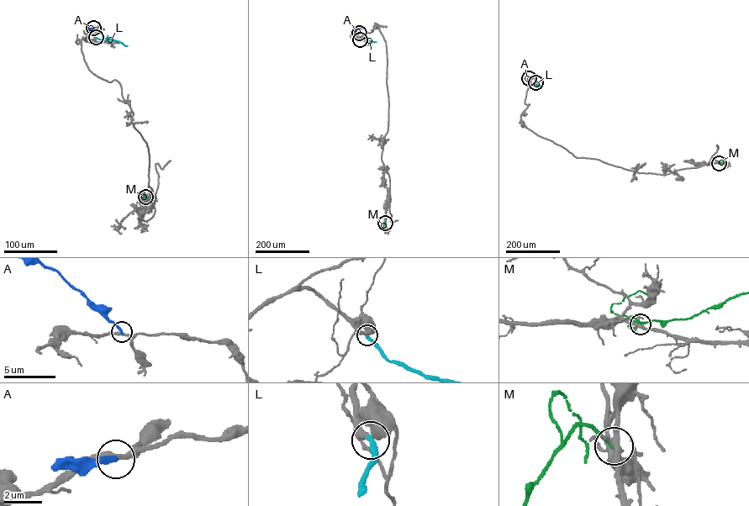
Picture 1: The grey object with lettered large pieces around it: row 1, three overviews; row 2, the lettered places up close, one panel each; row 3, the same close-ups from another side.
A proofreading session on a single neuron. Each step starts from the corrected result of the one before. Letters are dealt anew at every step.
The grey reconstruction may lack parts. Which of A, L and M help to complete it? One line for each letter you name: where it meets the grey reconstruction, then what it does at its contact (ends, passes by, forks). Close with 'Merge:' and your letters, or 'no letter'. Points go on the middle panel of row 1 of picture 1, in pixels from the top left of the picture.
L: contact (360, 39); it ends
Merge: L

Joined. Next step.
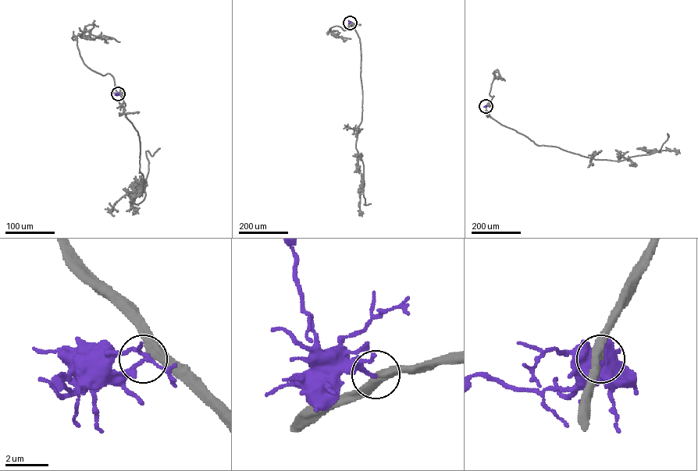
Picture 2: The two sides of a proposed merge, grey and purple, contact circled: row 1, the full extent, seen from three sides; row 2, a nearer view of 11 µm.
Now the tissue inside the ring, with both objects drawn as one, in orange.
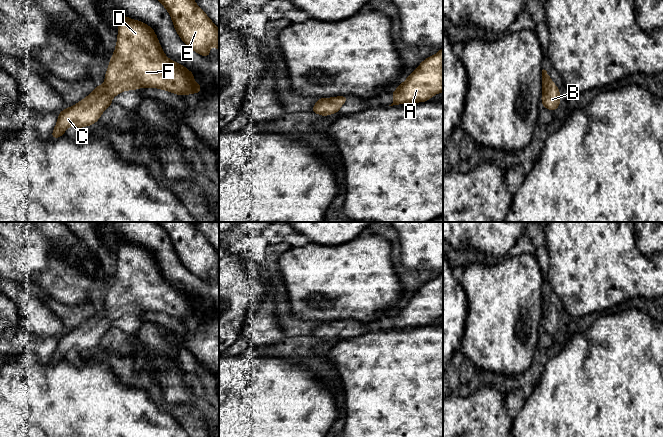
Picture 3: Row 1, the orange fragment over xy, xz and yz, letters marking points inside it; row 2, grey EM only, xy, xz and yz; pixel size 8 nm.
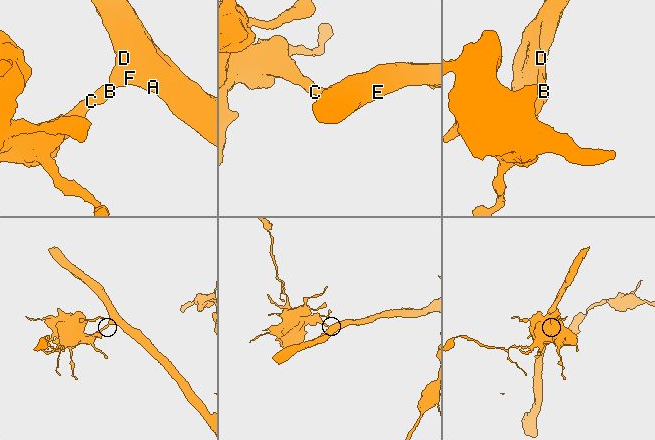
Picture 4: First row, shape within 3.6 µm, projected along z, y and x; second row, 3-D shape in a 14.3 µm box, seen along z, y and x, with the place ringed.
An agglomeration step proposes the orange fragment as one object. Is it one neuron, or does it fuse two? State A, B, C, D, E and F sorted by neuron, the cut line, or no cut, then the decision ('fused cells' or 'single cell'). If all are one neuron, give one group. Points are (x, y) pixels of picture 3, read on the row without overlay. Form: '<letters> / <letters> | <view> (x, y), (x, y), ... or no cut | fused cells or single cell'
A B C D E F | no cut | single cell

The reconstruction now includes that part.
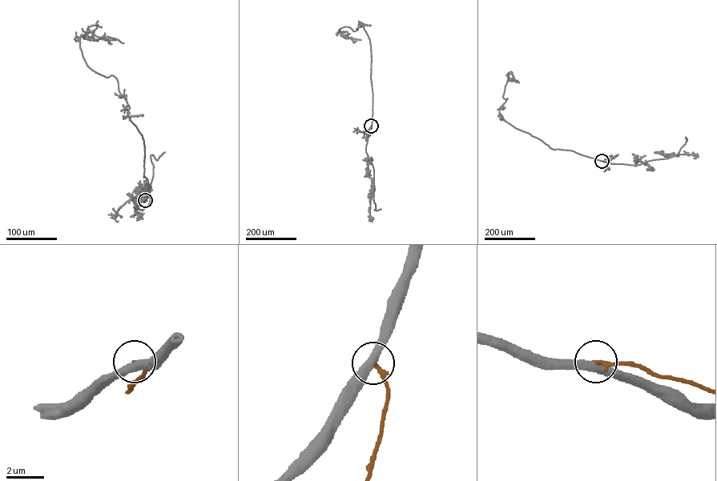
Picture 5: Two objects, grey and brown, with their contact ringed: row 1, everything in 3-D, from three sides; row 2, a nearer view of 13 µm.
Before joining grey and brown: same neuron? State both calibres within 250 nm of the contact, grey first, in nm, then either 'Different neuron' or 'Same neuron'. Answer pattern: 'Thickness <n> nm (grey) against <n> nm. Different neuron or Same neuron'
Thickness 440 nm (grey) against 240 nm. Different neuron

